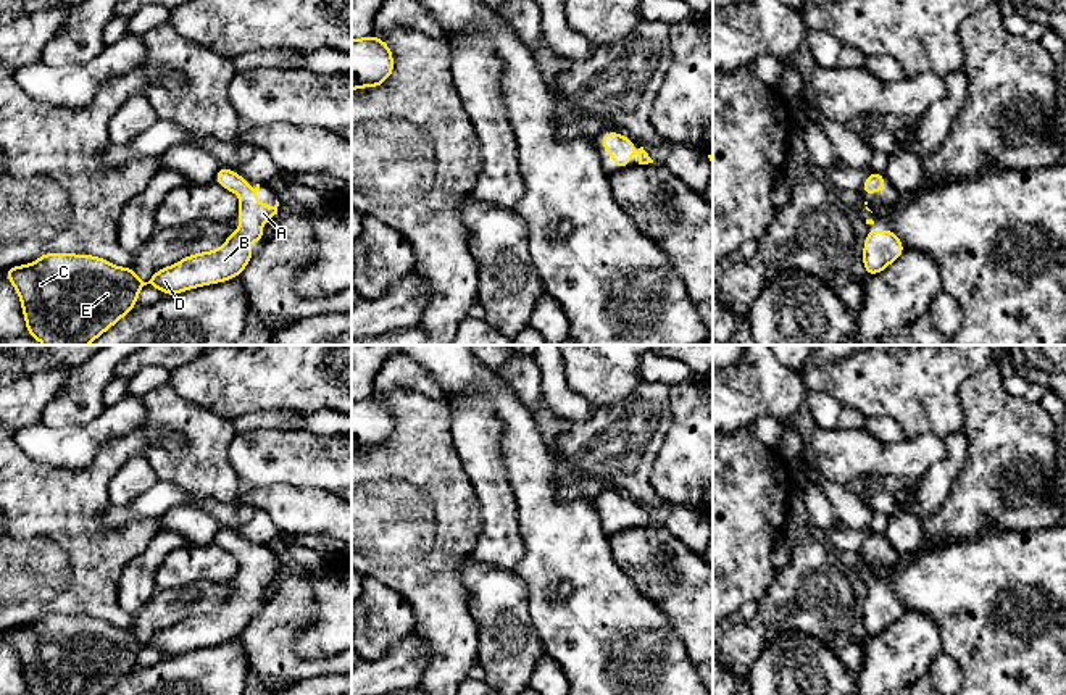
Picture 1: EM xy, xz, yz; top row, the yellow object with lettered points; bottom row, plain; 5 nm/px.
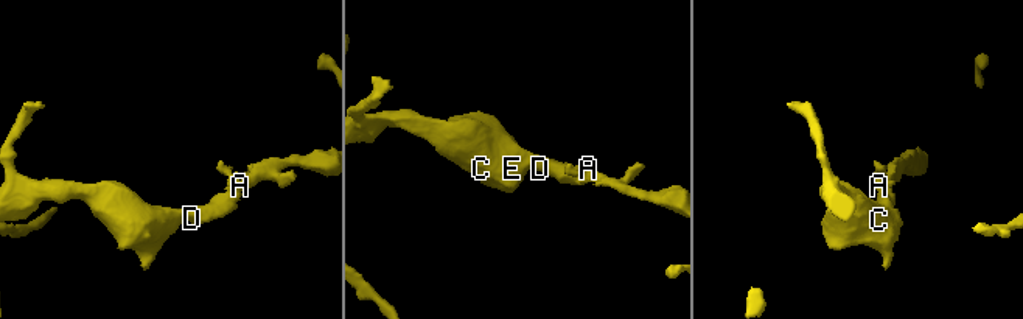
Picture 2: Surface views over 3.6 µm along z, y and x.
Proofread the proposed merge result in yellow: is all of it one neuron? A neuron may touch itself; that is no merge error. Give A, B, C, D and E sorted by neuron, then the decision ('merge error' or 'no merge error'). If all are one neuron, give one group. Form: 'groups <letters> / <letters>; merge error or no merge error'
groups A B C D E; no merge error

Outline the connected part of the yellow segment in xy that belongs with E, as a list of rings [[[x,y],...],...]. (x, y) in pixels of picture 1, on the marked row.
[[[221,166],[214,181],[242,197],[237,210],[240,218],[235,223],[244,229],[232,231],[219,250],[189,255],[179,263],[156,271],[148,282],[140,281],[132,268],[118,268],[90,255],[44,253],[31,264],[6,269],[5,274],[16,287],[23,305],[27,334],[44,345],[89,345],[135,306],[137,295],[147,284],[163,293],[176,295],[237,277],[253,256],[253,252],[247,248],[250,242],[261,243],[266,237],[266,232],[256,227],[277,214],[279,202],[276,200],[274,206],[260,205],[256,202],[260,184],[250,190],[247,181],[226,166]]]

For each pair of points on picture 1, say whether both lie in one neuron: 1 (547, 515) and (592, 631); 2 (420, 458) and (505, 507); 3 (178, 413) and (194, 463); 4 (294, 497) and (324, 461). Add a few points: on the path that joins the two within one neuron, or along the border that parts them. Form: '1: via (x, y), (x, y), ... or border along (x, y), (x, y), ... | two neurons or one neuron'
1: via (565, 544), (568, 570), (579, 587), (581, 602) | one neuron
2: border along (458, 455), (478, 497), (483, 526) | two neurons
3: via (191, 426), (194, 429), (194, 450) | one neuron
4: border along (265, 484), (313, 486), (334, 495) | two neurons

